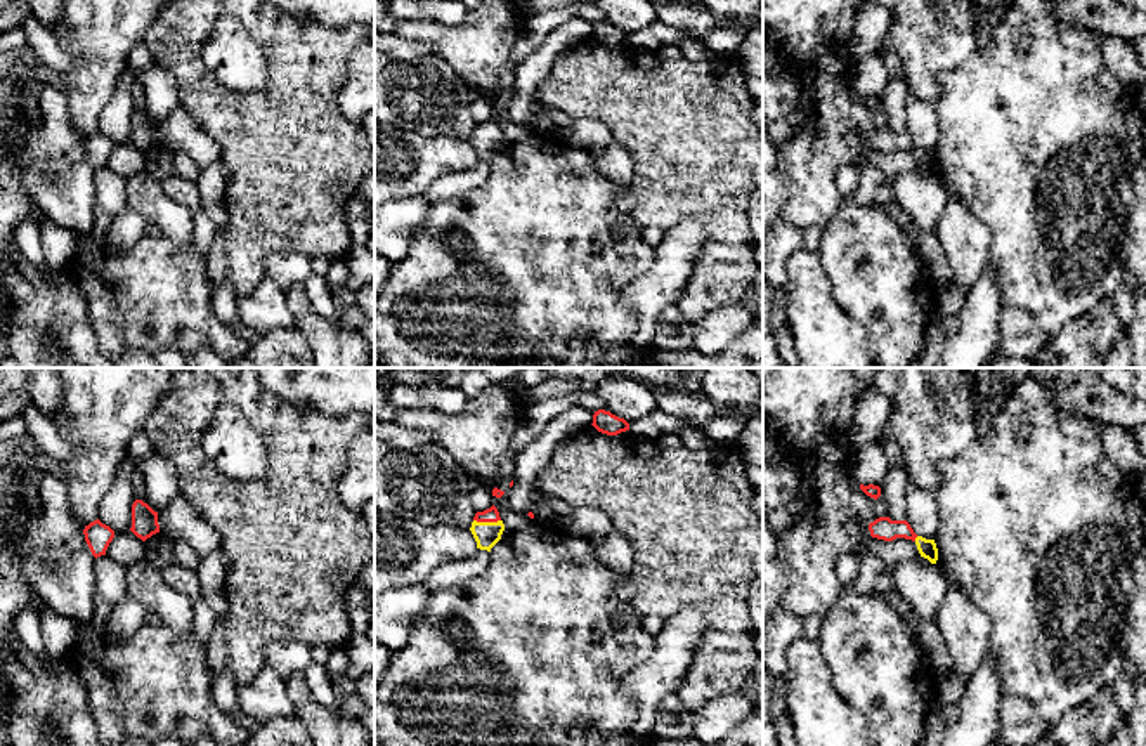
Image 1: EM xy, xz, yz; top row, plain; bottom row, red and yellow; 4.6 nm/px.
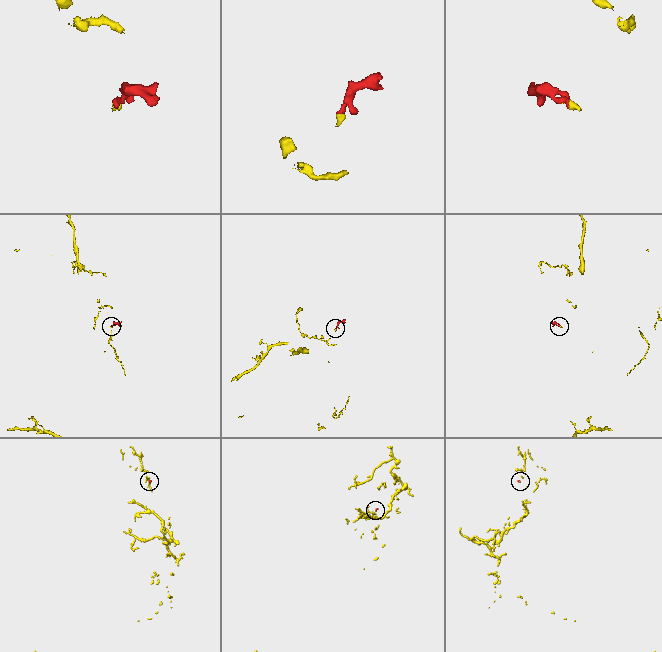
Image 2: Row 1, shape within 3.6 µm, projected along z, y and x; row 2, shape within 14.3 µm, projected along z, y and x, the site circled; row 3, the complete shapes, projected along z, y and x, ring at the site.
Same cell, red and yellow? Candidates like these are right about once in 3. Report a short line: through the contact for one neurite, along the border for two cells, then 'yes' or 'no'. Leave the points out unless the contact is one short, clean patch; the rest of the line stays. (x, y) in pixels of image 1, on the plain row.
yes

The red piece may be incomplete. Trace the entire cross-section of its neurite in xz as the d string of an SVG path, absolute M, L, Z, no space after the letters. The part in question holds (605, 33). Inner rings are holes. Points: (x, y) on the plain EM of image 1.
M605 21L595 23L591 36L598 43L607 45L607 47L617 47L621 43L629 42L629 35L624 29L619 29Z

